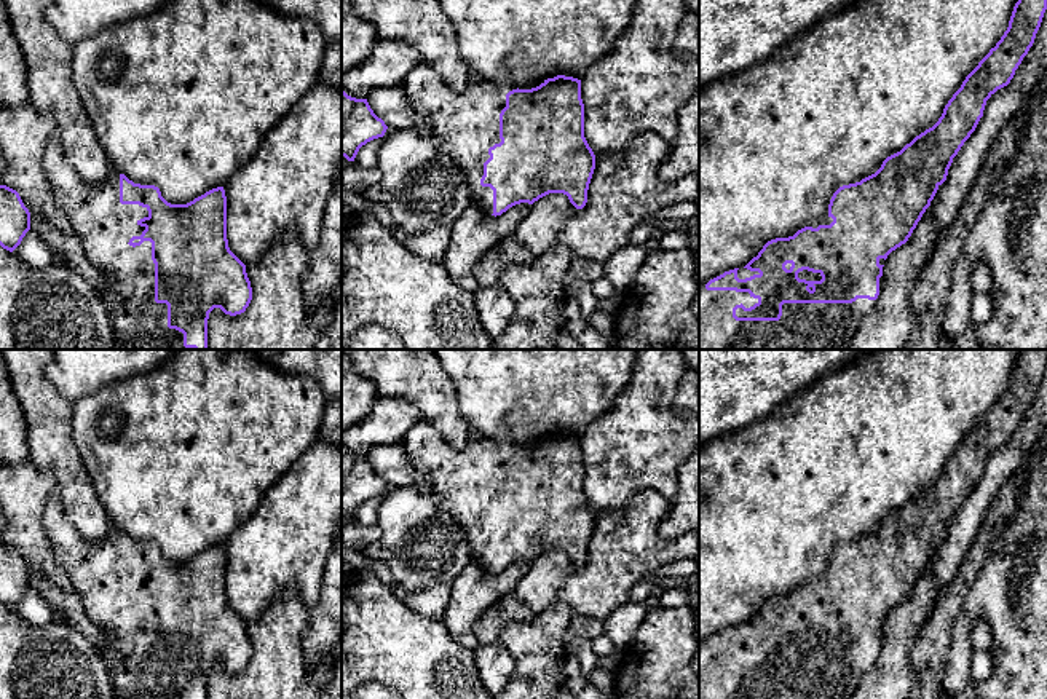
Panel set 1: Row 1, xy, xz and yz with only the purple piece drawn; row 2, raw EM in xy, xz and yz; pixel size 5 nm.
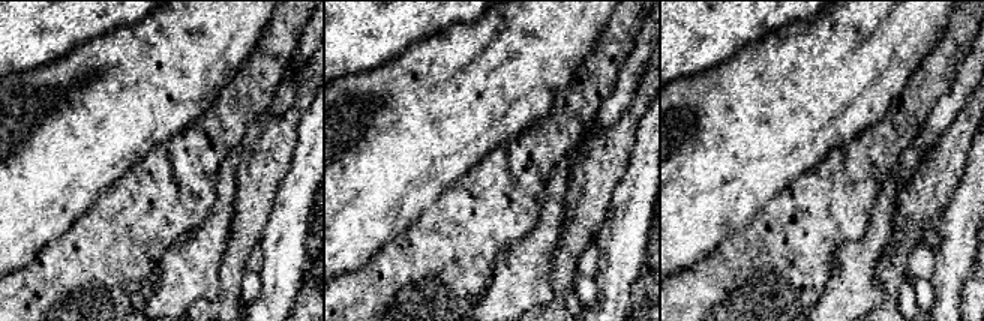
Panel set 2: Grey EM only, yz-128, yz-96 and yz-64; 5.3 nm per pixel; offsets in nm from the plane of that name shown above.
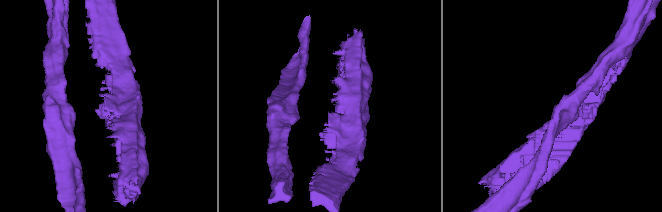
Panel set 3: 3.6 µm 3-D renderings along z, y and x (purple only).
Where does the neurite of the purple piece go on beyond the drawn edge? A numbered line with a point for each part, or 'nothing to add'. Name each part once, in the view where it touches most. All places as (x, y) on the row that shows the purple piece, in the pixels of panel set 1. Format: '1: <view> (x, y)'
1: xy (94, 214)

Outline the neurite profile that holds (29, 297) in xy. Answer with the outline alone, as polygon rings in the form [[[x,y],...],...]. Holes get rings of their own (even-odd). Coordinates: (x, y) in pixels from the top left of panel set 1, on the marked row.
[[[0,246],[0,350],[115,350],[115,337],[83,278],[59,263],[29,268]]]

